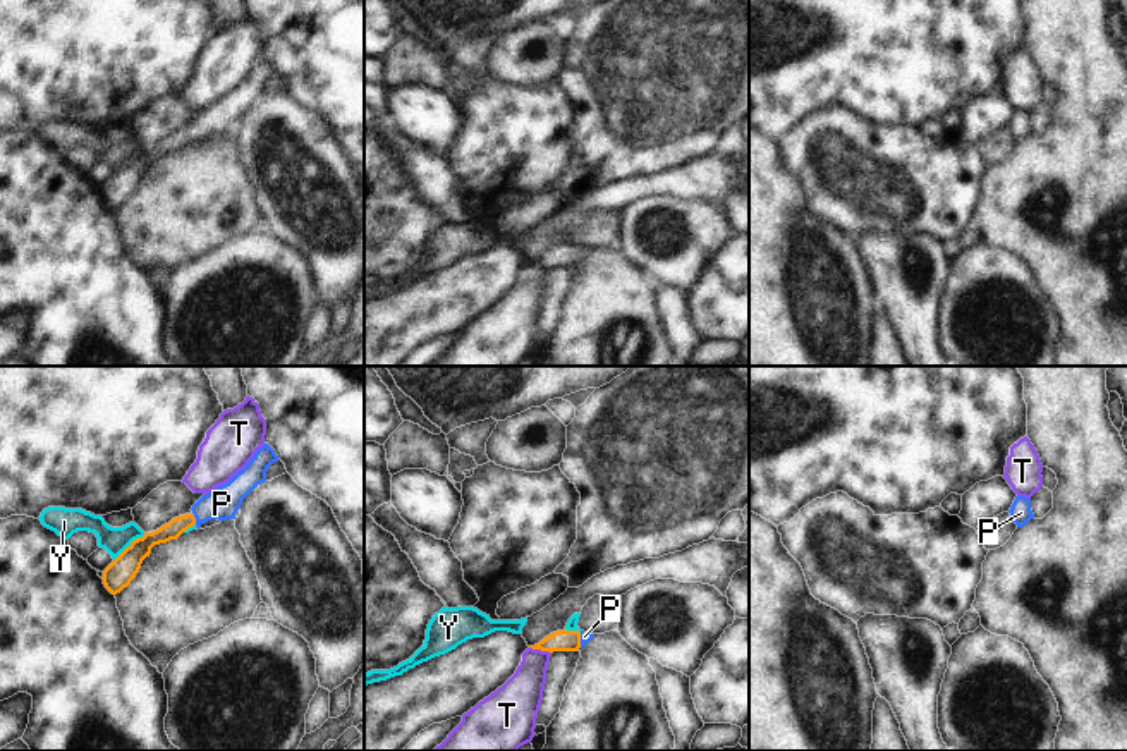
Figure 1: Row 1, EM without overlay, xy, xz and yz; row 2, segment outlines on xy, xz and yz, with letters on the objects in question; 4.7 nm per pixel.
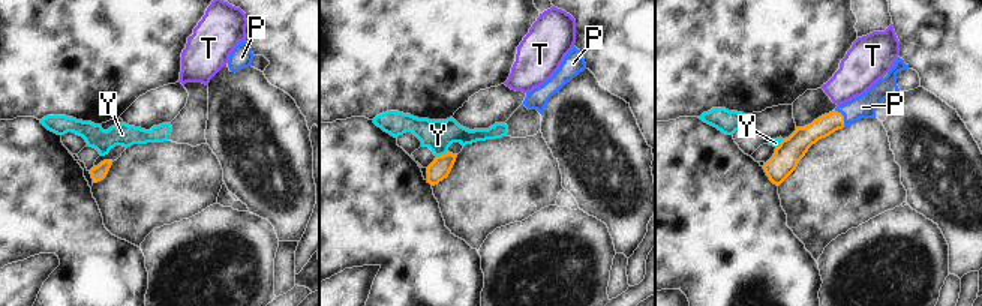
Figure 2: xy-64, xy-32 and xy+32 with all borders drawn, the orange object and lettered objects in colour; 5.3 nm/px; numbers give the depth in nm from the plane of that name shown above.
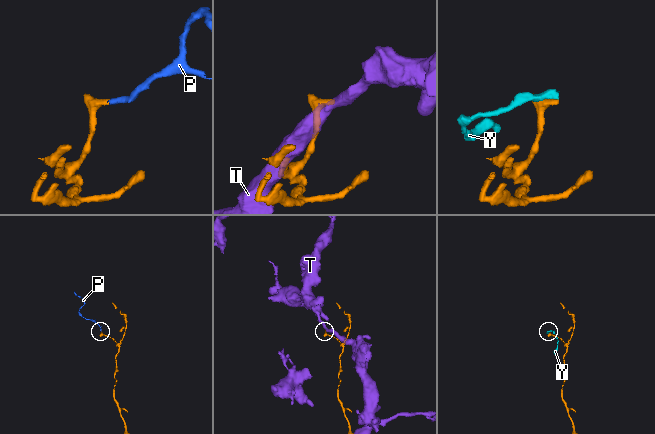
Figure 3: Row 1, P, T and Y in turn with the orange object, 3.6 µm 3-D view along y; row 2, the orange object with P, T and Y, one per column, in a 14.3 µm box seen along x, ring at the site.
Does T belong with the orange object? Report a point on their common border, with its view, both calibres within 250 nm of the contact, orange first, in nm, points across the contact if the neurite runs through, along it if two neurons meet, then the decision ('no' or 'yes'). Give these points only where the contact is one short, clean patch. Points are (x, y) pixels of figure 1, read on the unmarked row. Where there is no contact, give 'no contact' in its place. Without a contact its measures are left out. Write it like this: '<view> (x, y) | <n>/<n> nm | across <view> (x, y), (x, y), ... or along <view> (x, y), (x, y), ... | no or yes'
xz (540, 263) | 100/200 nm | along xz (529, 262), (550, 268) | no

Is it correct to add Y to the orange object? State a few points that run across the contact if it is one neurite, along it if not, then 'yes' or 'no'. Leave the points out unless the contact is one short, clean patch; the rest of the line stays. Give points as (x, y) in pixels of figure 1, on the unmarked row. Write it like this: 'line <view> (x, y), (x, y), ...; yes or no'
line xy (145, 148), (114, 176); no

